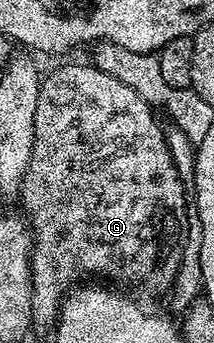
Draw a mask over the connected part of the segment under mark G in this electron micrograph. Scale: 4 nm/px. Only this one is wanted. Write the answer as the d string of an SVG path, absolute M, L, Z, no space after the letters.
M68 63L48 76L43 76L38 93L37 112L34 113L33 156L26 169L24 183L19 192L18 203L24 206L23 214L32 230L31 279L32 296L36 303L52 303L60 295L60 287L68 279L76 279L80 271L104 271L104 275L120 275L120 279L144 279L148 287L164 287L168 279L177 282L180 275L180 262L184 259L184 226L190 223L190 199L178 177L178 169L171 159L170 149L164 140L163 126L157 112L149 103L142 101L130 85L122 85L118 77L102 73L94 65Z

